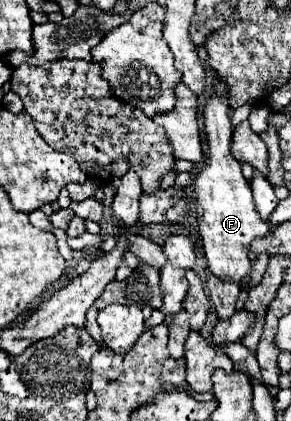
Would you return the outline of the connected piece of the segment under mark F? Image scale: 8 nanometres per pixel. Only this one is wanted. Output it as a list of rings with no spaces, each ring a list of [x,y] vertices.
[[[212,95],[204,105],[204,129],[208,139],[208,157],[206,165],[194,173],[192,189],[196,199],[196,217],[198,217],[198,231],[204,243],[206,259],[210,271],[218,279],[244,279],[248,271],[252,271],[252,283],[246,287],[256,285],[262,279],[262,273],[268,267],[268,259],[256,259],[256,267],[252,267],[252,259],[248,257],[248,247],[256,235],[264,235],[270,231],[270,225],[264,223],[254,207],[252,189],[242,177],[242,167],[230,155],[232,143],[232,123],[230,123],[230,105],[226,97]]]

